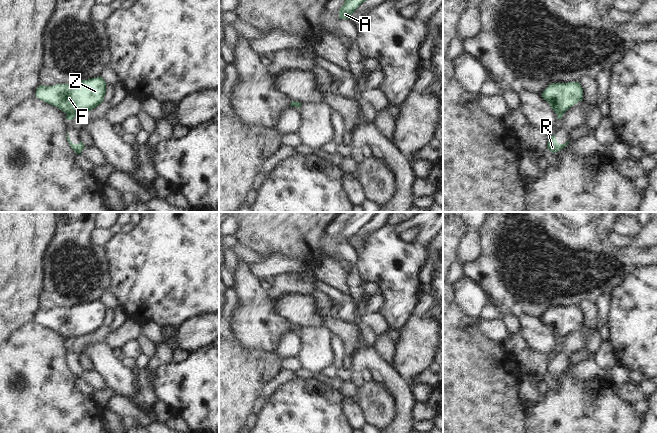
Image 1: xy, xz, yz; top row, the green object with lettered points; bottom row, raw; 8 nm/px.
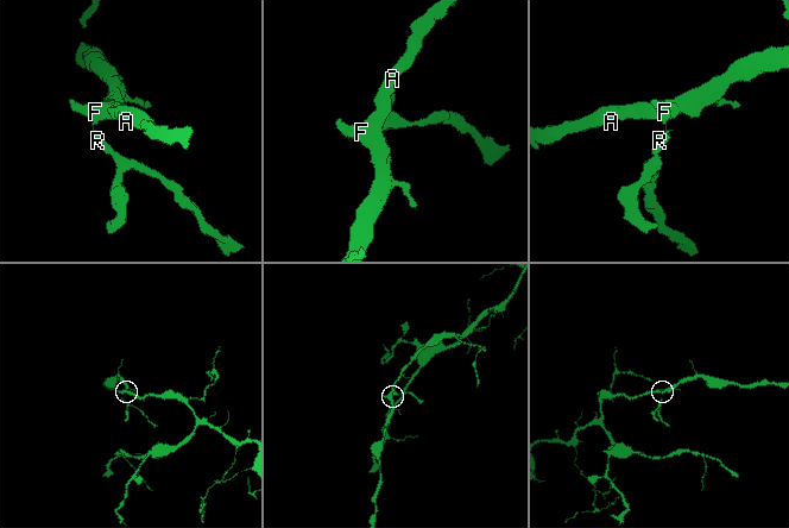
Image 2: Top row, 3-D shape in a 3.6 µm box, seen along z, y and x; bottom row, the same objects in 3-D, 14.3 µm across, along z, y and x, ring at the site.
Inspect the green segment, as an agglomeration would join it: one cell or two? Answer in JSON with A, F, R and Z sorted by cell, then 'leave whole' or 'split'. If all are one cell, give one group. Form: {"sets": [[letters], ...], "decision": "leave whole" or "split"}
{"sets": [["A", "F", "Z"], ["R"]], "decision": "split"}

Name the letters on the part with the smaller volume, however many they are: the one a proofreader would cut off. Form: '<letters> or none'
R

